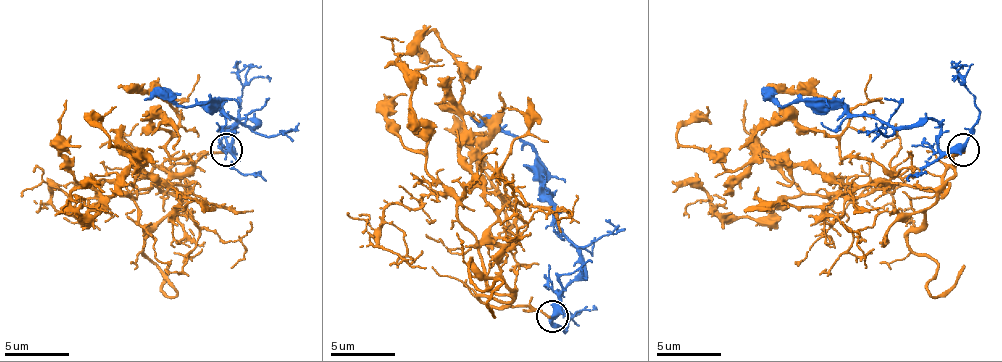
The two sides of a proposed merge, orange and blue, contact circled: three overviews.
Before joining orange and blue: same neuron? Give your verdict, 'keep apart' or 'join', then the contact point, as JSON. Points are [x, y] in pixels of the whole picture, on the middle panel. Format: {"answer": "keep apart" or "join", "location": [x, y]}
{"answer": "join", "location": [552, 316]}

